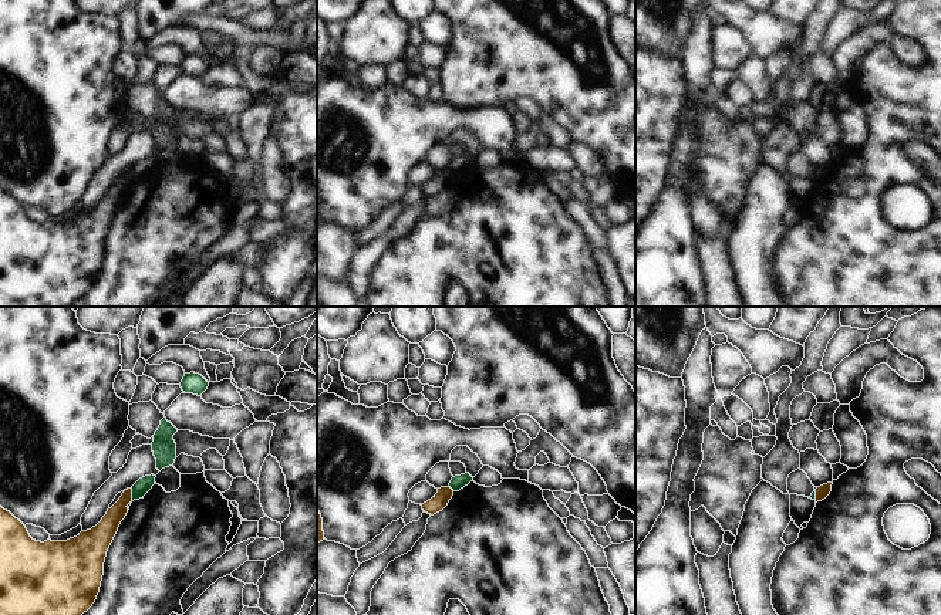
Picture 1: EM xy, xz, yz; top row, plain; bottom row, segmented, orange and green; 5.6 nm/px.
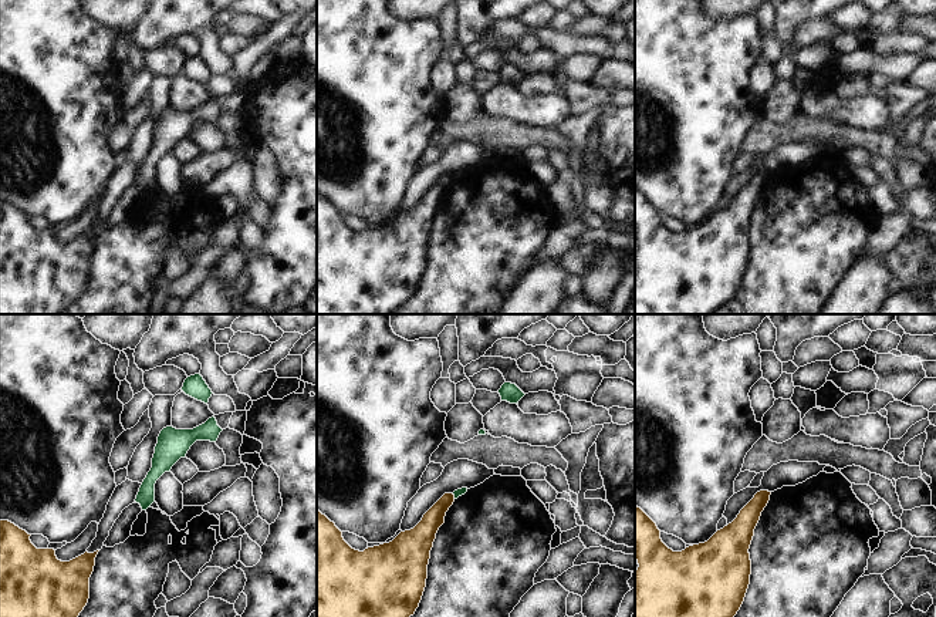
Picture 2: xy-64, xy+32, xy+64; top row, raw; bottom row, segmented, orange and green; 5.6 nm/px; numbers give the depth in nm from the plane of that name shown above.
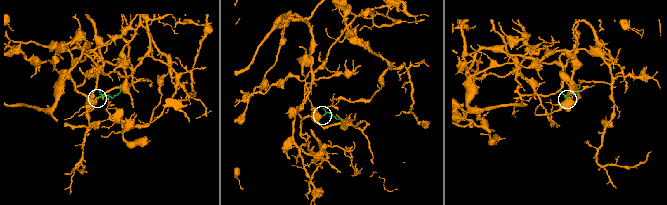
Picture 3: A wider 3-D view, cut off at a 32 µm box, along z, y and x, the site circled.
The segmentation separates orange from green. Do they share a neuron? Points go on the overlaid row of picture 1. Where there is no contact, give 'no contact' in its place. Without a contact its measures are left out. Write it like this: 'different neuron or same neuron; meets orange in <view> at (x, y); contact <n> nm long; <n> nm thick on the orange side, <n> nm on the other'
different neuron; meets orange in xy at (131, 494); contact 80 nm long; 120 nm thick on the orange side, 90 nm on the other

